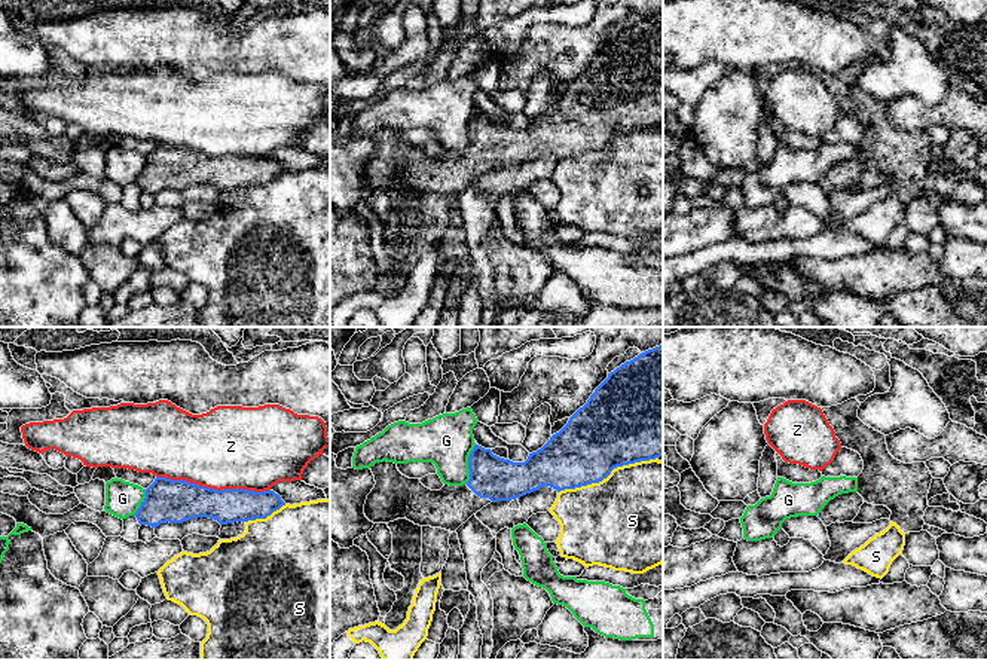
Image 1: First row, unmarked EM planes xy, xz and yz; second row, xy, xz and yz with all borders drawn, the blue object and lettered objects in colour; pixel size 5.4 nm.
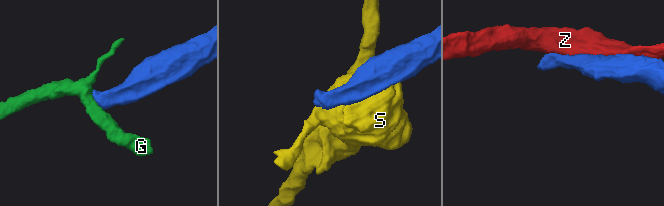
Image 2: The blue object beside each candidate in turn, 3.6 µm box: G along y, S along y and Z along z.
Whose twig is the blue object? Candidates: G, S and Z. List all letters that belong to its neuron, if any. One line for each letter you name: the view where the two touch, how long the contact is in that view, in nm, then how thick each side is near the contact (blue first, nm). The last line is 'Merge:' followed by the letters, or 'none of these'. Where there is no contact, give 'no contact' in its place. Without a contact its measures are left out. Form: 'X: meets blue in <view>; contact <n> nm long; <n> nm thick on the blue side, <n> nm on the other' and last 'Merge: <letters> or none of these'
Merge: none of these

